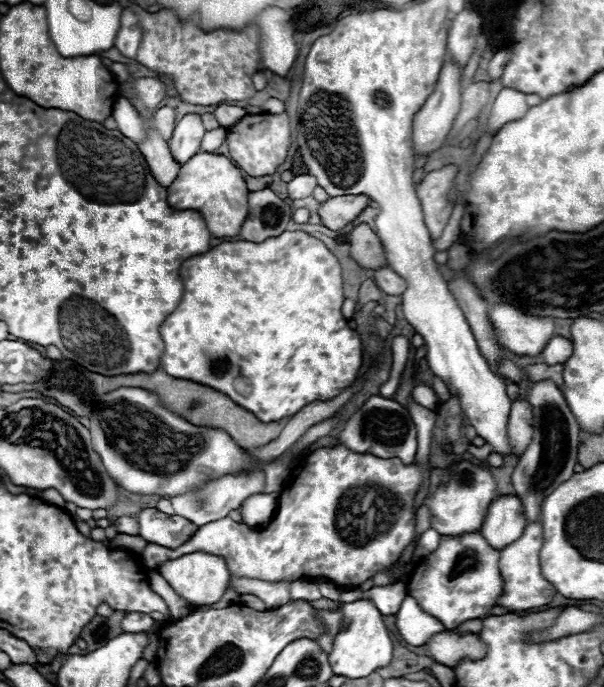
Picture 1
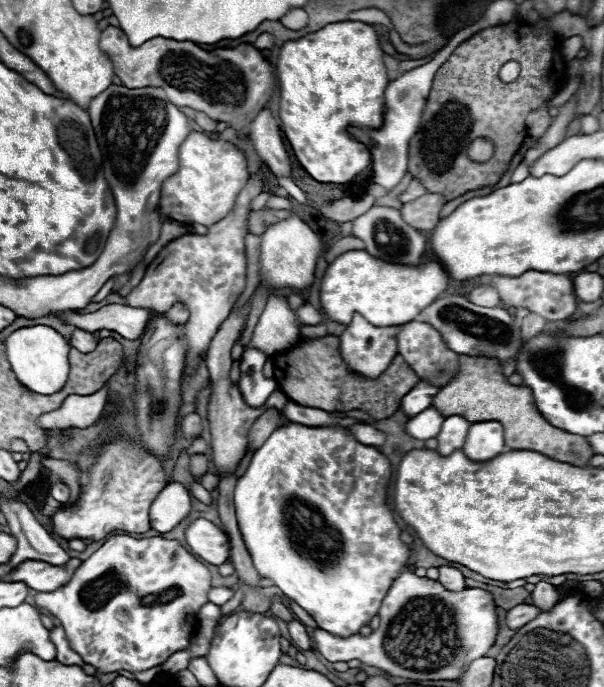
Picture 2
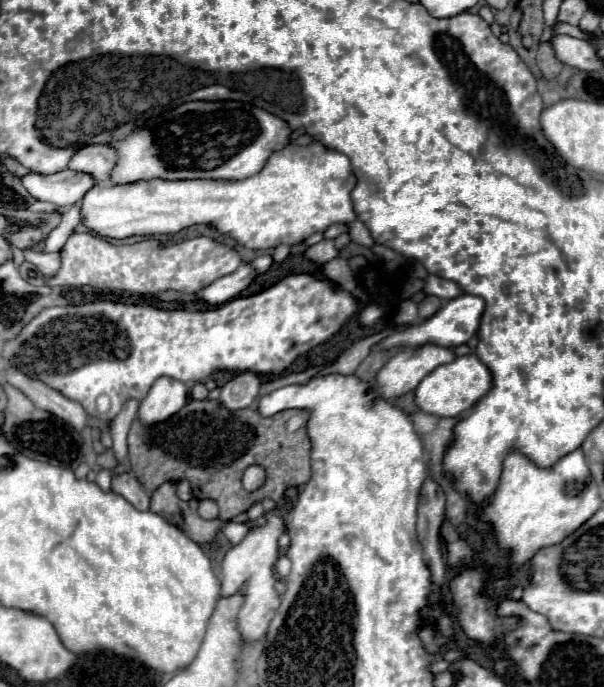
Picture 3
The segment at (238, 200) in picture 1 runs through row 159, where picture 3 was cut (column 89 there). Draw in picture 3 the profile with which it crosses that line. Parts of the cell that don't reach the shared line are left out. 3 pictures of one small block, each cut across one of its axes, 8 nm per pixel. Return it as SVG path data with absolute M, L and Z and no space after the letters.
M312 142L308 146L288 144L280 152L274 152L262 172L238 182L218 182L218 180L148 180L138 184L96 184L82 198L84 224L104 236L122 240L128 236L158 236L176 234L182 228L194 224L212 224L218 232L232 236L246 248L268 250L280 244L300 244L316 232L324 232L328 226L344 222L350 224L358 218L352 202L352 190L356 188L356 174L346 154L326 148L322 142Z

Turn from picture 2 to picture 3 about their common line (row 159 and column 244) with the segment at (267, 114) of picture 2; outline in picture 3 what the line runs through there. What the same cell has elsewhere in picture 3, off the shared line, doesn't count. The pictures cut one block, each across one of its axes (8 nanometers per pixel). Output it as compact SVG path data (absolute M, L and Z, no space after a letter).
M242 262L238 266L238 270L234 270L232 274L226 274L218 280L214 280L210 286L206 286L202 290L202 298L208 302L208 304L224 304L232 298L236 298L244 288L250 286L250 282L254 280L256 276L256 270L252 268L250 262Z

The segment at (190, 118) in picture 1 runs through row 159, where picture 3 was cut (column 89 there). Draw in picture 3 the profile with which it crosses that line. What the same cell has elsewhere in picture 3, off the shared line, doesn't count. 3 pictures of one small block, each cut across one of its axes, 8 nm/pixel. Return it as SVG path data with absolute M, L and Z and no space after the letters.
M66 168L56 174L26 174L22 184L26 184L26 190L34 198L52 202L58 208L68 208L80 202L86 192L96 186L96 180L90 174Z

